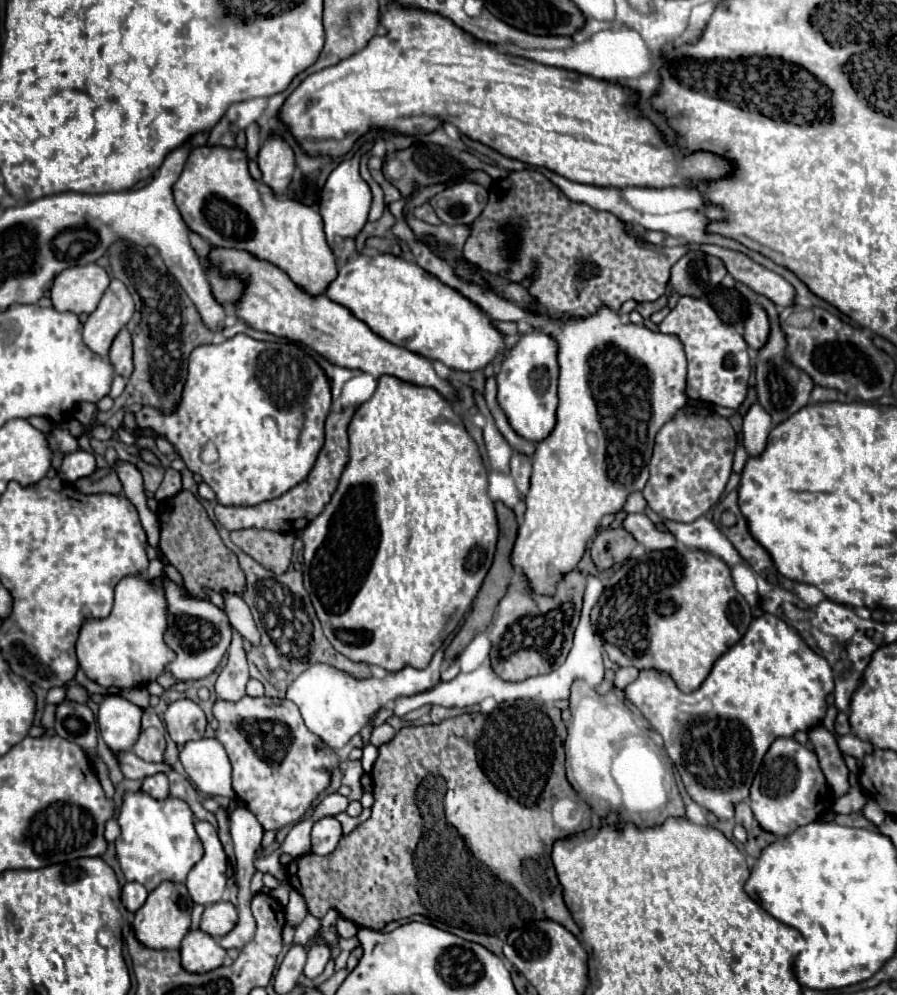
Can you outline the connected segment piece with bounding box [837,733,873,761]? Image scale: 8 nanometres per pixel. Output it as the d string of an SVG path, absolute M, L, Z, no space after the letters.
M851 733L839 737L837 741L839 741L839 749L841 749L845 755L851 755L851 757L855 757L855 759L859 759L859 761L873 751L873 745L871 745L871 743L861 741L859 737L855 737L855 735L851 735Z

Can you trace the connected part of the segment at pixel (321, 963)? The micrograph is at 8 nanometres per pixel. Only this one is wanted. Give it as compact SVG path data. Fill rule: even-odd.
M311 945L309 951L307 951L307 963L305 963L305 969L303 969L305 977L315 979L317 975L321 975L327 961L329 961L327 945Z

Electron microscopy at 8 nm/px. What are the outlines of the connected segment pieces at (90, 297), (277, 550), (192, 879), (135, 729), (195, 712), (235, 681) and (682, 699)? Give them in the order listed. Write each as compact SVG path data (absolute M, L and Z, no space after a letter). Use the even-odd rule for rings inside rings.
M89 263L85 267L69 267L55 277L51 301L57 311L71 311L75 315L93 313L107 287L109 275L101 265Z
M239 529L231 531L231 541L259 565L275 575L281 575L291 563L291 547L295 537L265 529Z
M195 821L195 831L205 847L203 859L189 871L187 875L187 891L191 899L199 905L209 905L221 901L225 891L225 871L227 871L227 855L217 837L215 827L209 821Z
M119 695L103 697L97 723L103 741L115 755L135 745L141 729L141 715L143 711L137 705Z
M179 699L167 707L165 725L167 725L171 739L177 745L185 745L187 741L203 739L205 727L207 727L207 717L195 701Z
M233 629L233 641L229 647L227 665L217 677L215 693L223 701L239 701L241 697L245 697L247 681L249 681L249 669L243 649L243 637Z
M763 613L753 619L747 633L725 655L717 659L713 671L693 693L683 693L665 671L645 669L637 681L627 685L627 699L639 707L649 723L661 733L665 751L677 767L691 799L715 813L719 819L733 819L733 807L749 799L751 781L763 755L777 737L793 737L795 731L817 727L827 711L827 695L833 691L833 671L801 635L775 615Z

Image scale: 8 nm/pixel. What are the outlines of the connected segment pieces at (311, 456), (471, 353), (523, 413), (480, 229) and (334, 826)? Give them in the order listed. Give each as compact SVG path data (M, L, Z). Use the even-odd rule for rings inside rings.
M235 335L219 345L199 345L191 351L187 367L187 383L179 407L171 415L163 415L157 407L141 407L135 419L141 429L153 429L157 435L165 435L183 455L185 465L203 477L203 481L215 491L219 505L253 507L261 501L277 499L291 487L301 483L323 447L323 425L331 411L331 383L319 363L297 343L273 343L257 341L249 335ZM297 413L303 413L305 425L297 425ZM205 441L213 441L219 459L205 465L199 459L199 449Z
M355 255L353 261L339 267L325 295L347 307L389 343L401 345L431 361L441 361L457 371L483 369L503 347L503 335L475 303L443 285L417 263L409 263L395 255Z
M535 329L531 333L523 333L521 339L511 347L501 363L501 371L497 373L497 403L505 411L511 427L525 439L537 443L545 439L555 427L555 411L557 411L557 345L551 335Z
M523 169L497 181L489 189L489 203L481 217L473 223L471 235L463 247L463 257L489 273L499 273L517 283L533 279L529 285L531 295L537 297L539 303L551 313L593 313L601 305L619 311L627 299L635 299L637 303L655 301L665 293L671 267L687 251L689 247L655 247L643 239L637 239L635 235L629 235L627 225L619 223L619 219L615 219L615 215L609 211L595 211L585 203L571 203L571 199L567 199L543 173ZM507 225L519 231L519 243L507 241ZM509 253L513 253L513 261L509 261Z
M323 817L315 821L311 829L311 853L329 855L341 839L341 823L335 817Z

